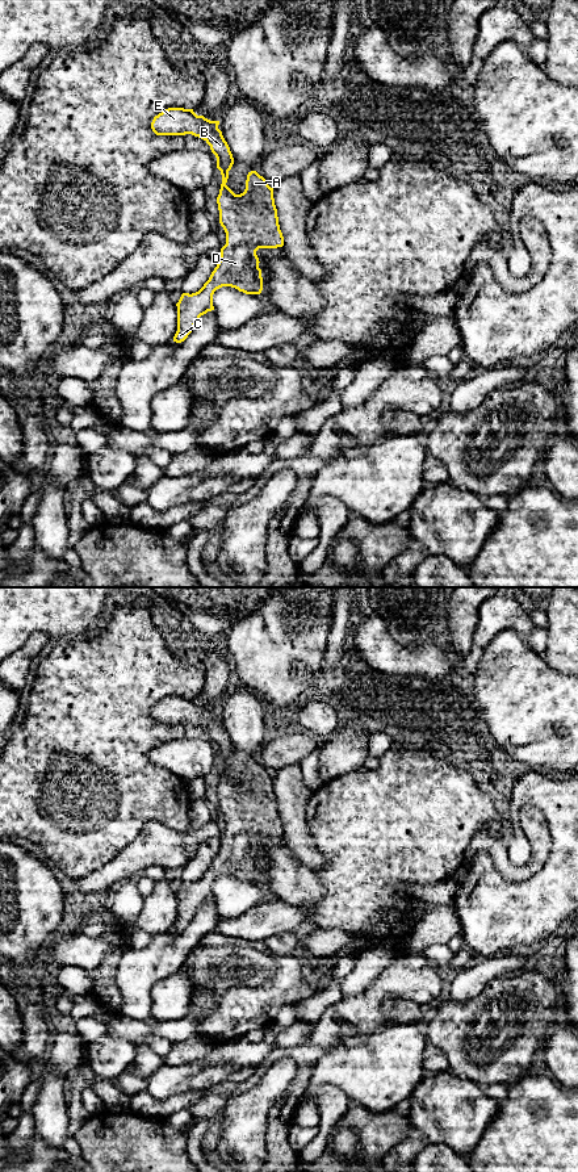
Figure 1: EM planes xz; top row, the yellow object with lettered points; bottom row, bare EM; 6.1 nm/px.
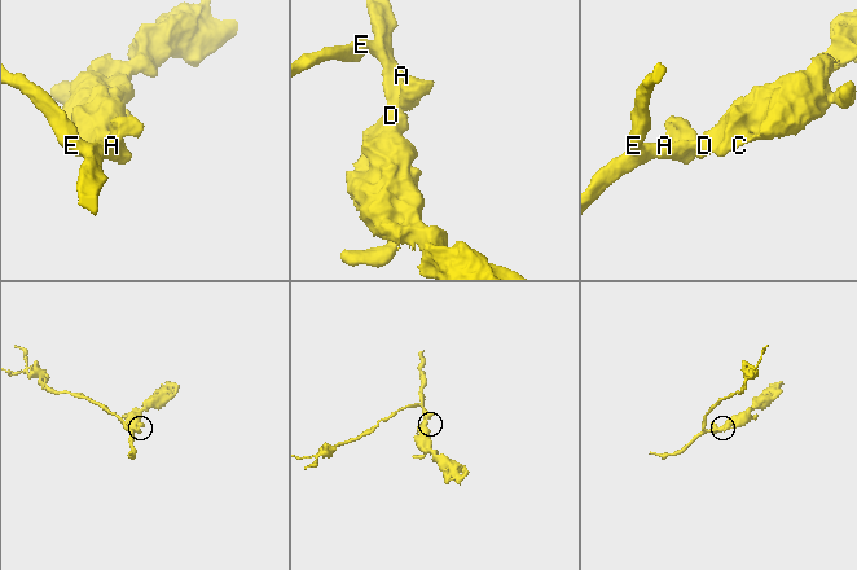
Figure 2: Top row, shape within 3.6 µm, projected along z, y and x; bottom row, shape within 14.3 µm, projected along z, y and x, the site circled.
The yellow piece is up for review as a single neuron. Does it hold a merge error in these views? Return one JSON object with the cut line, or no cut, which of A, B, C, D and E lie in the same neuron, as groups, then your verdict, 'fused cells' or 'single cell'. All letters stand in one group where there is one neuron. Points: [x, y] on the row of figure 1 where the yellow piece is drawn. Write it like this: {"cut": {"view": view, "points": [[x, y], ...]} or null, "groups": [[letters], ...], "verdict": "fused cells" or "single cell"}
{"cut": null, "groups": [["A", "B", "C", "D", "E"]], "verdict": "single cell"}

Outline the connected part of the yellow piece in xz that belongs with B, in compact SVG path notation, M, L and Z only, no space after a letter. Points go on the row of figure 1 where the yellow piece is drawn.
M168 108L154 117L151 129L156 135L185 135L192 134L204 139L217 158L217 168L222 175L222 184L217 197L219 210L219 223L226 233L226 244L221 248L221 258L211 272L209 280L196 293L183 293L177 306L177 331L173 342L181 343L192 332L201 315L214 310L213 294L222 286L231 286L246 294L260 294L263 290L261 269L259 268L259 248L277 248L284 246L284 237L280 230L277 209L273 198L273 188L256 171L247 175L246 189L235 194L227 185L229 171L234 164L234 158L222 131L218 129L219 121L210 121L204 116L197 116L193 109Z

